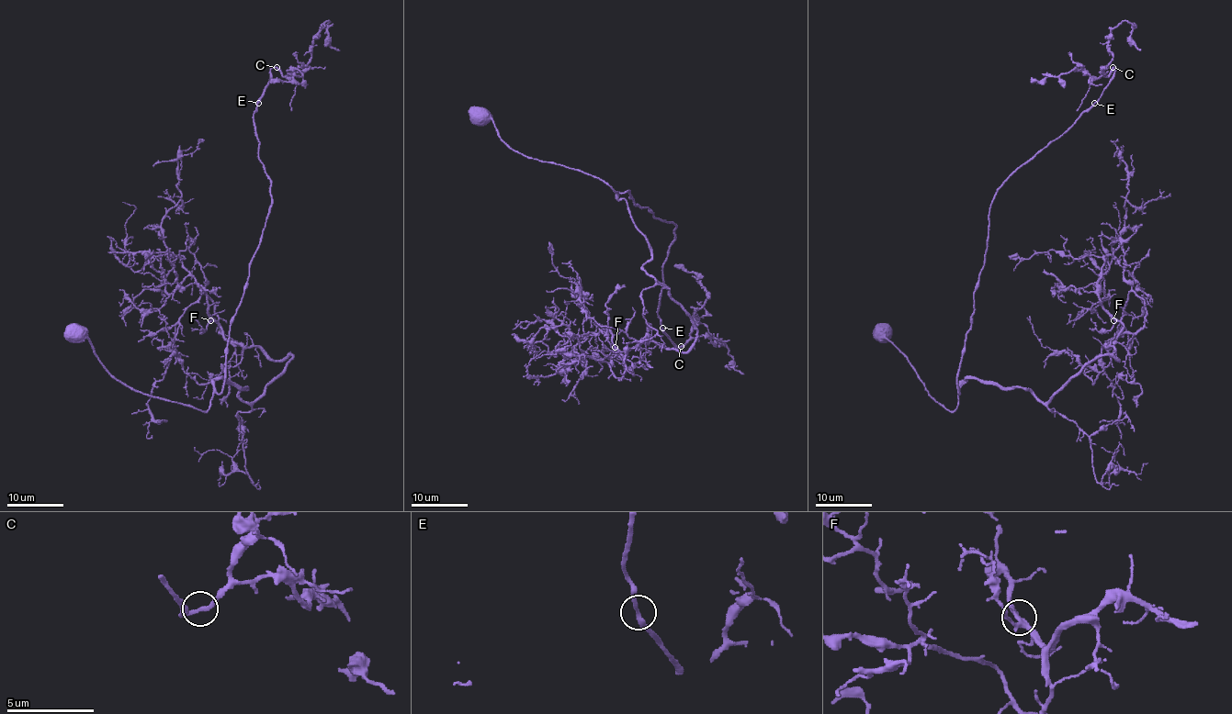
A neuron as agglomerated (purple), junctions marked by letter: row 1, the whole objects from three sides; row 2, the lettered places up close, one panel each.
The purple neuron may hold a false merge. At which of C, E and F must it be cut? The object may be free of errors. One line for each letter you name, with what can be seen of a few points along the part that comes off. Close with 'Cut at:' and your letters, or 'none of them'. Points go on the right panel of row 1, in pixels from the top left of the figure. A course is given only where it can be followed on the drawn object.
Cut at: none of them

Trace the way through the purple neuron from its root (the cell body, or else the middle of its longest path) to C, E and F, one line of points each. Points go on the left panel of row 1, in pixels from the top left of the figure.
C: (75, 334), (117, 379), (144, 394), (207, 410), (222, 391), (231, 318), (272, 202), (253, 115), (276, 68)
E: (75, 334), (134, 389), (209, 407), (222, 391), (231, 318), (272, 202), (257, 103)
F: (75, 334), (144, 394), (207, 410), (223, 378), (253, 402), (293, 357), (231, 342), (210, 320)

